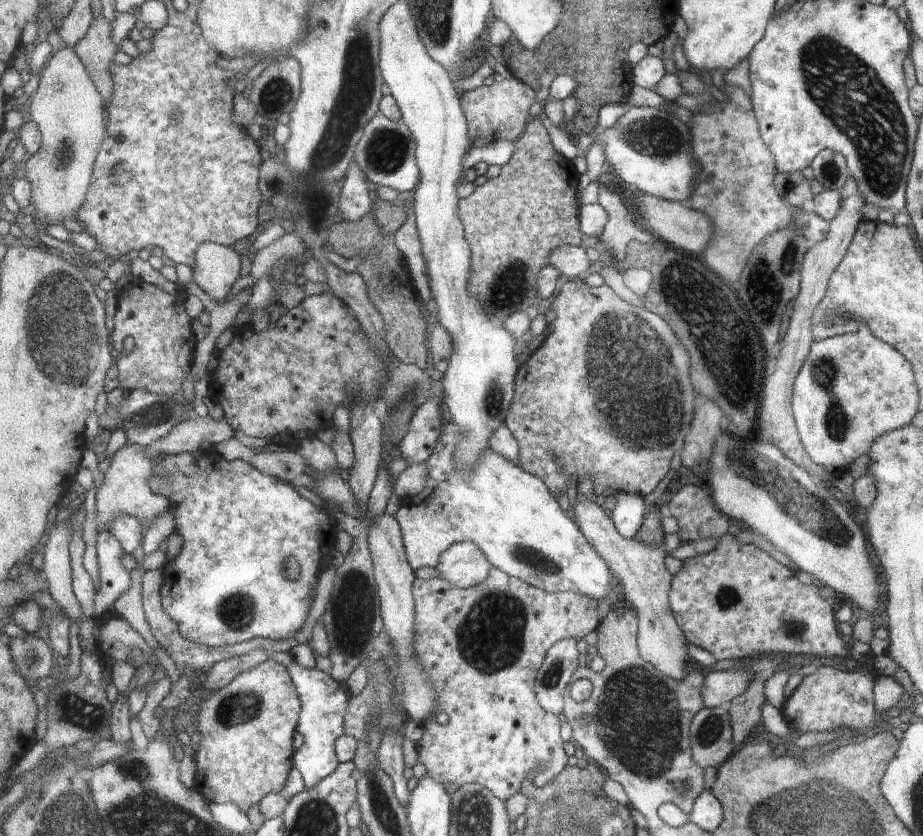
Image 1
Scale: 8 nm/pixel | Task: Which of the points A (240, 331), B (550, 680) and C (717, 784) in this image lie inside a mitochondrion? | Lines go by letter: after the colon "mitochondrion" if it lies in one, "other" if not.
A: other
B: mitochondrion
C: other

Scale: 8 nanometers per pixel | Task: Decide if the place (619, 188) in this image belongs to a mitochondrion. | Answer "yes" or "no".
no

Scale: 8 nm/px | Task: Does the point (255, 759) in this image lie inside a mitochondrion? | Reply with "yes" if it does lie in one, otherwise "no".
no

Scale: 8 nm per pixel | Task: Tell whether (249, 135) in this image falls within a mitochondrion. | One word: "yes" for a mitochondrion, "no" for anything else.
no

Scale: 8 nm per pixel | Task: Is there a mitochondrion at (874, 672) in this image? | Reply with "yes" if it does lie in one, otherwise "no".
no

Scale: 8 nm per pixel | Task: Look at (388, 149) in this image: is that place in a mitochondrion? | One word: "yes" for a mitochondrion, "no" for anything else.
yes

